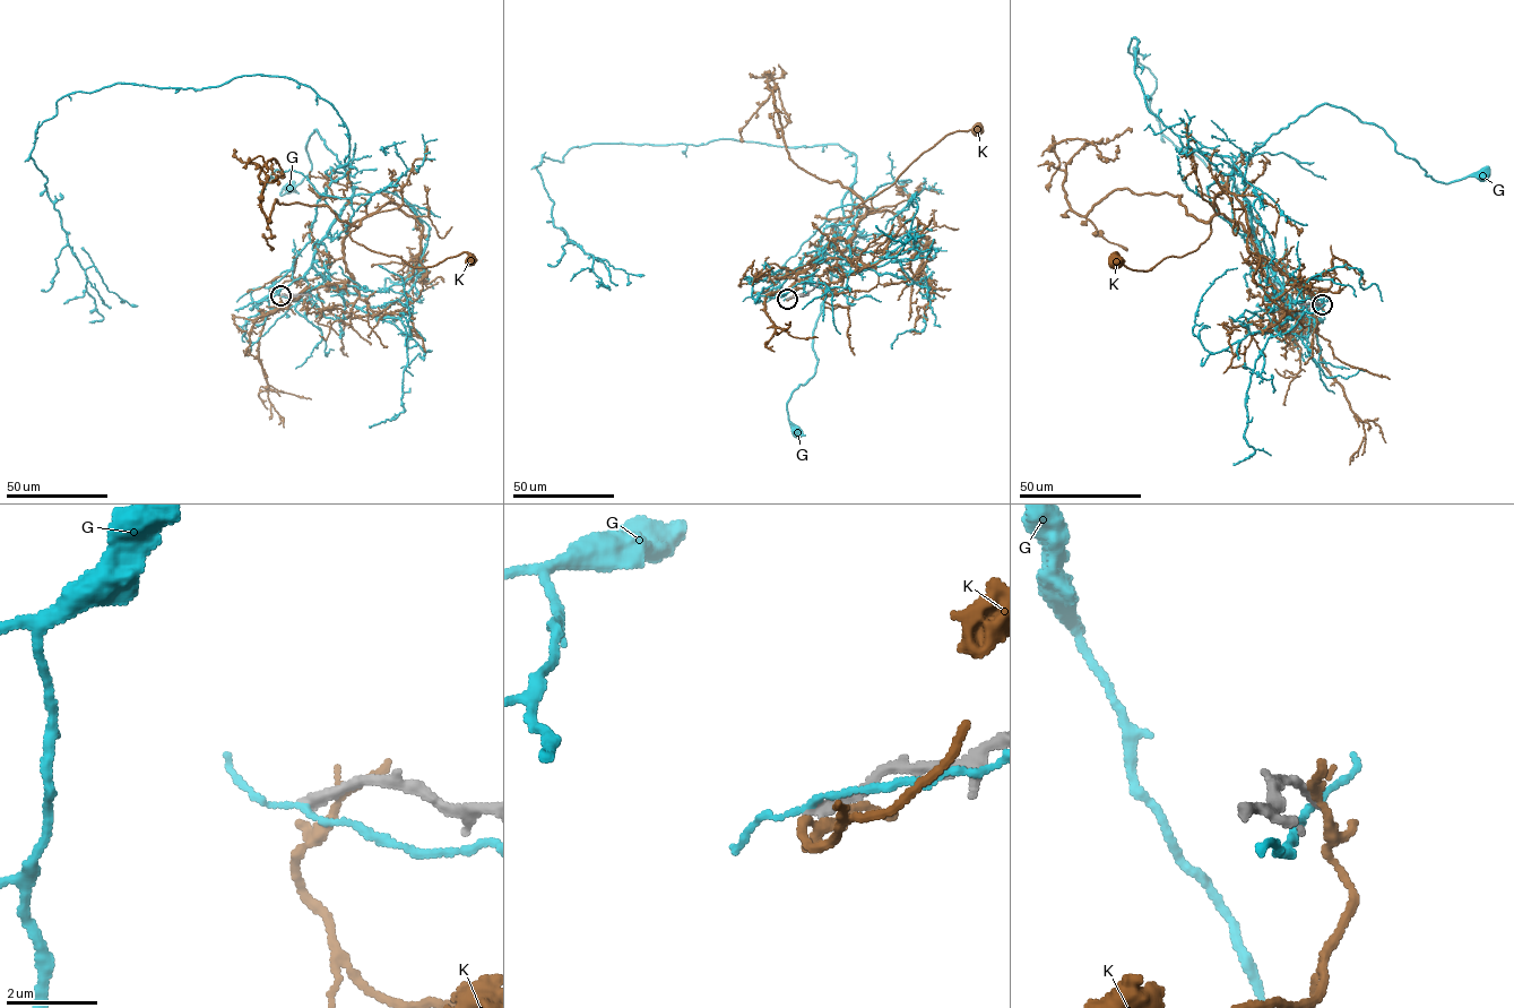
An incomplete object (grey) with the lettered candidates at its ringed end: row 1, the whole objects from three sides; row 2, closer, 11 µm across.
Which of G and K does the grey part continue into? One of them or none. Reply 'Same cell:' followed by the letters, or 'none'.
Same cell: none

